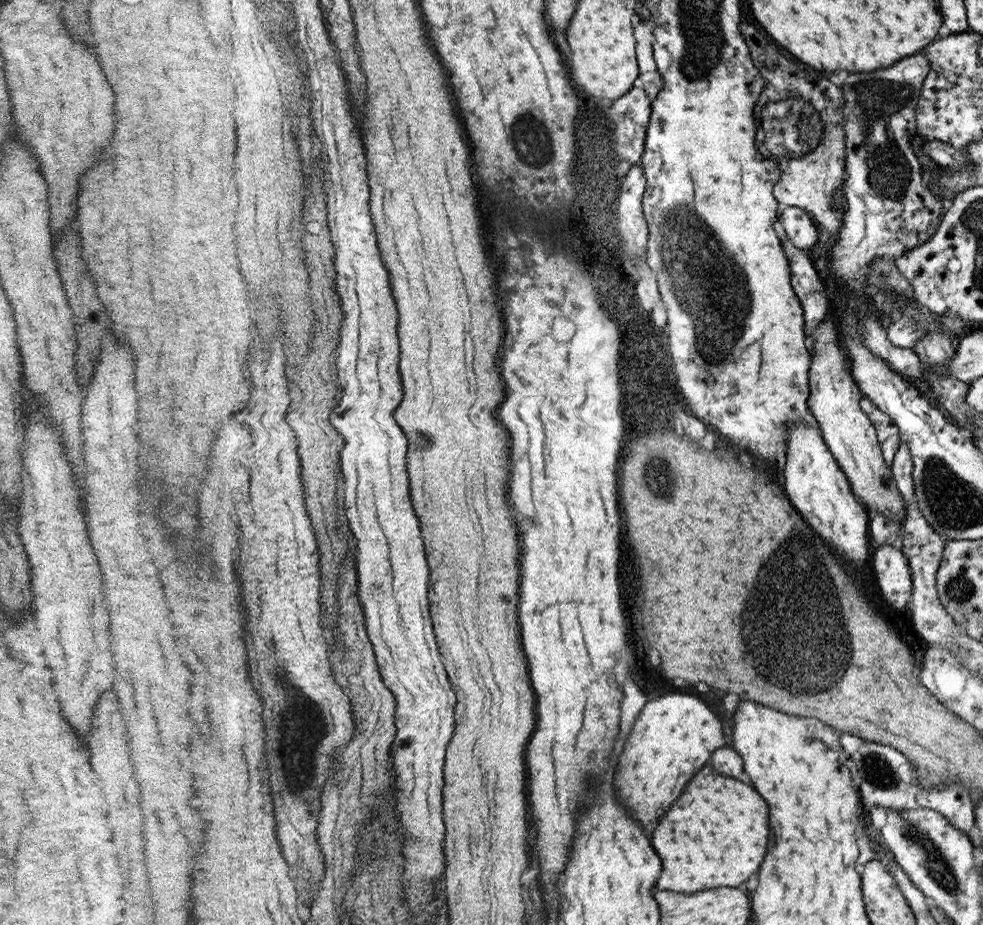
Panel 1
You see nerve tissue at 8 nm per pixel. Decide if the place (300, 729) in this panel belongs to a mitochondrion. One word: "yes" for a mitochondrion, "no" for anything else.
yes

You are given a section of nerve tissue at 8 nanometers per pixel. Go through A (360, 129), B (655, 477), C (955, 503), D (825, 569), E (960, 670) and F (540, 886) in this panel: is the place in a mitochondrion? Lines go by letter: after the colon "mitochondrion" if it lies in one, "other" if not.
A: other
B: mitochondrion
C: mitochondrion
D: other
E: other
F: other

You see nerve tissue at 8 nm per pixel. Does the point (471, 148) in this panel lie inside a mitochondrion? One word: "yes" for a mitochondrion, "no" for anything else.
no

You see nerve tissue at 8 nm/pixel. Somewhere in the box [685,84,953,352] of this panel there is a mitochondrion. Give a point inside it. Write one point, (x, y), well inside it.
(794, 128)

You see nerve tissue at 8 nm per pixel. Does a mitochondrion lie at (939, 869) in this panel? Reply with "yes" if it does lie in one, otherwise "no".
yes

